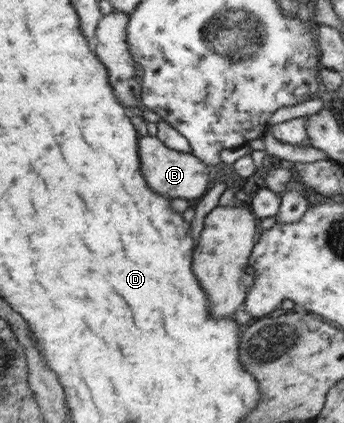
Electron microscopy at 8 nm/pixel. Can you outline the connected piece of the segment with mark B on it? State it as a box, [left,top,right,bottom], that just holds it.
[138,135,208,199]

